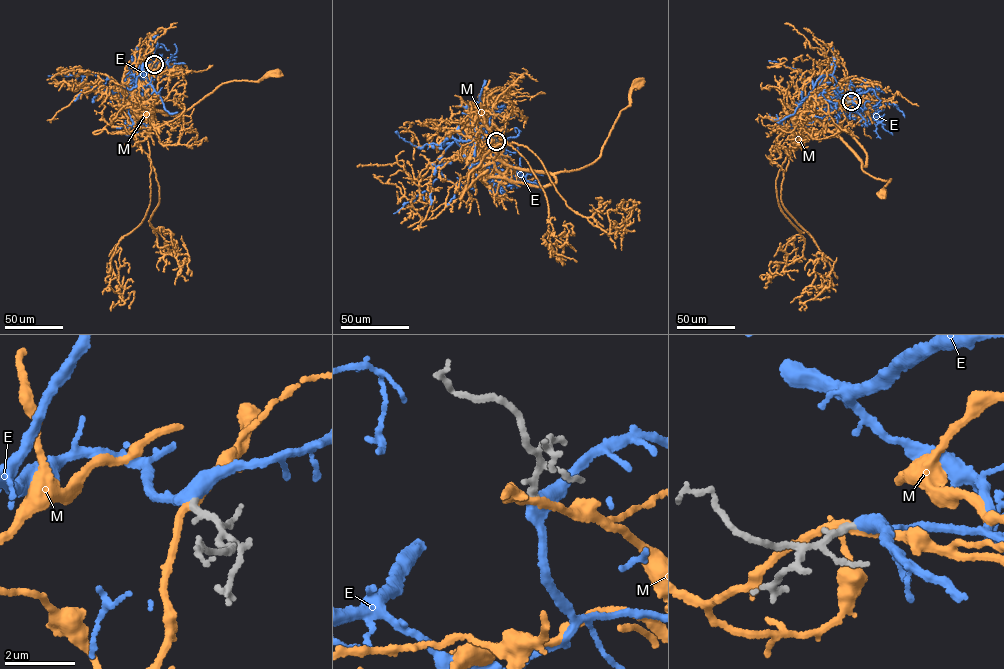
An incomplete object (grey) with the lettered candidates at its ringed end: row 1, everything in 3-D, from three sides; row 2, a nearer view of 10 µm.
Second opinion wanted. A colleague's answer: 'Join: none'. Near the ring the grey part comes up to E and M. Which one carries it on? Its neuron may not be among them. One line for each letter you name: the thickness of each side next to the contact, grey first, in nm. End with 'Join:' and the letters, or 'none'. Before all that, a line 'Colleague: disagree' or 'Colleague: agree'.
Colleague: disagree
E: 140 nm thick on the grey side, 360 nm on the other
Join: E

